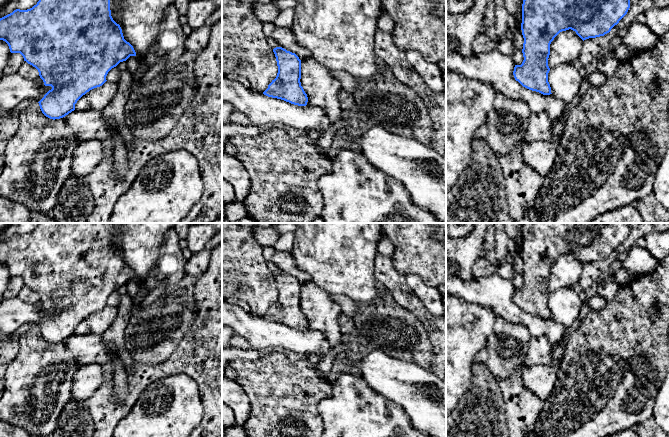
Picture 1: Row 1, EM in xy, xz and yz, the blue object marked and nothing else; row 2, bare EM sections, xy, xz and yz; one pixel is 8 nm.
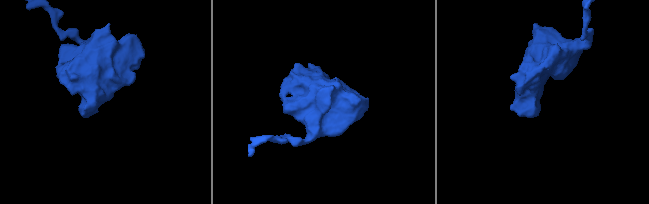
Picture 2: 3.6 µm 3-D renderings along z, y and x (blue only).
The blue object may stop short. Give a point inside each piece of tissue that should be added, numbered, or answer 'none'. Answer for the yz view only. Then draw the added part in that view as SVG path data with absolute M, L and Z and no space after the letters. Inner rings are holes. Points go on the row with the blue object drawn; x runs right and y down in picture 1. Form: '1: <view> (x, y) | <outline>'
none

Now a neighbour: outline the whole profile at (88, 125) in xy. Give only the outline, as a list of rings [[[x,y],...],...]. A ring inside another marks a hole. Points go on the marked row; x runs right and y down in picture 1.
[[[72,111],[64,117],[67,125],[75,132],[79,141],[111,138],[112,130],[118,130],[114,121],[105,116],[102,111]]]

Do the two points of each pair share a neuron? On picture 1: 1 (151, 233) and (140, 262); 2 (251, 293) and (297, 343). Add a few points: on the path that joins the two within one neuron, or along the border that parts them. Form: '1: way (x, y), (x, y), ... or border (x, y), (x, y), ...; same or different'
1: way (144, 240), (140, 244), (140, 255); same
2: border (254, 315), (262, 317); different

